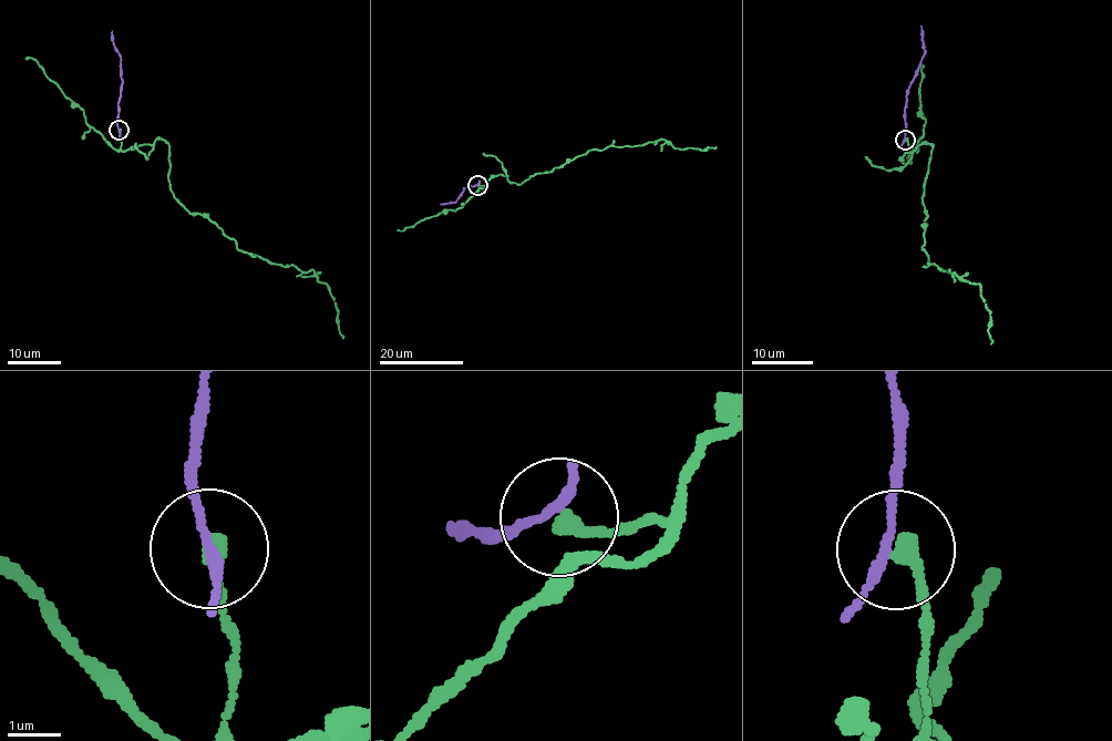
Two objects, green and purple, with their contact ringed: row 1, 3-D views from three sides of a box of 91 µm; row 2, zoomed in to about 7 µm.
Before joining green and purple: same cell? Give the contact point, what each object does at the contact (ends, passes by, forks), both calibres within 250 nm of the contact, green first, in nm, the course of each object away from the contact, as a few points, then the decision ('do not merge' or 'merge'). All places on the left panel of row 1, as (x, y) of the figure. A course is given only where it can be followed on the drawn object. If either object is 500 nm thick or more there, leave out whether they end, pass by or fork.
(119, 130) | green ends | purple passes by | 320/160 nm | green via (119, 130), (122, 150), (164, 139), (173, 196), (239, 250), (312, 269), (327, 285), (342, 339) | purple via (119, 130), (120, 55), (112, 31) | do not merge

